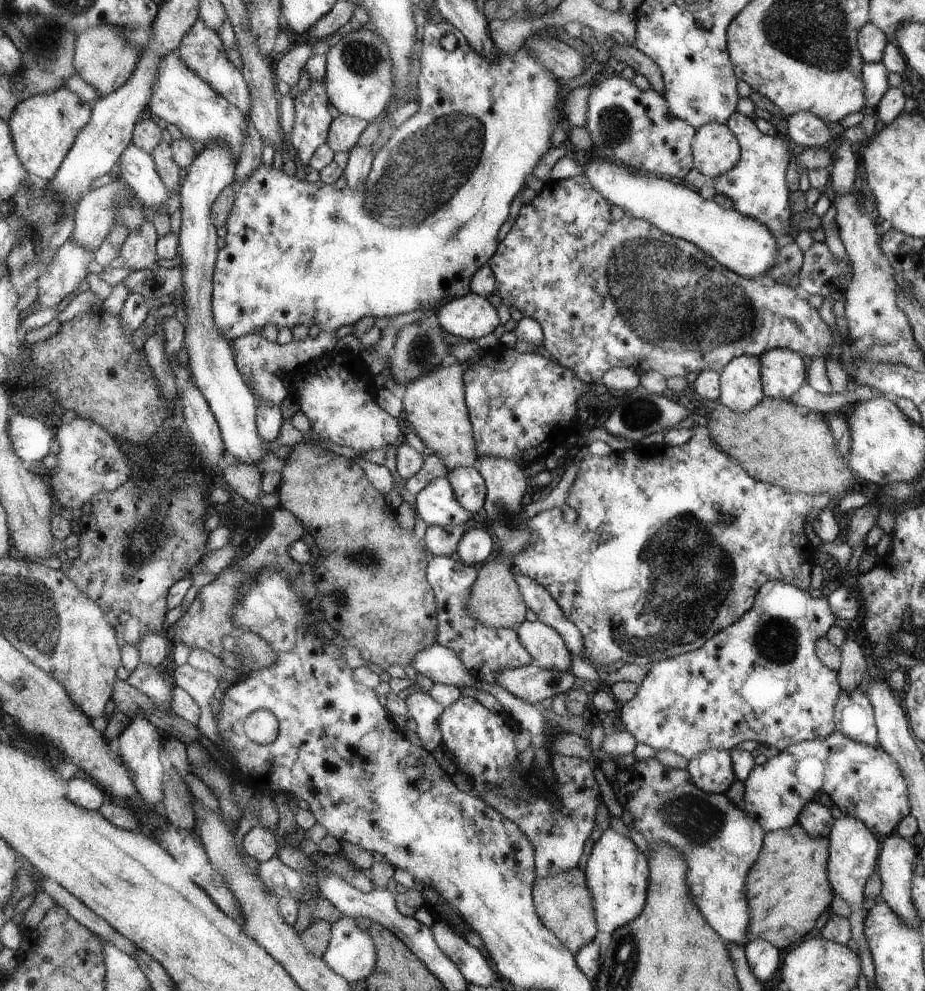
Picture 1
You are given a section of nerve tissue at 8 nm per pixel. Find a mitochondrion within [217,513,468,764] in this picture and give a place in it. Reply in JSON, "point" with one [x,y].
{"point":[370,558]}

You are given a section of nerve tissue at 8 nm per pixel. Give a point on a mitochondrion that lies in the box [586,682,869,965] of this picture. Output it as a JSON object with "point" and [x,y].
{"point":[694,820]}

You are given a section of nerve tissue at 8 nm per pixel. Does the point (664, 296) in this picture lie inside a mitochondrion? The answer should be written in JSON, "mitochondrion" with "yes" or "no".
{"mitochondrion":"yes"}

